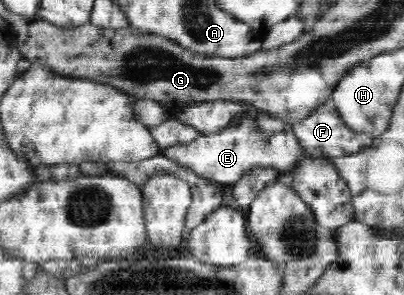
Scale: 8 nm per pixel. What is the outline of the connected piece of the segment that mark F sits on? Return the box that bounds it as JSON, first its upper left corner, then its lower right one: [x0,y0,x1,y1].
[291,98,375,159]

